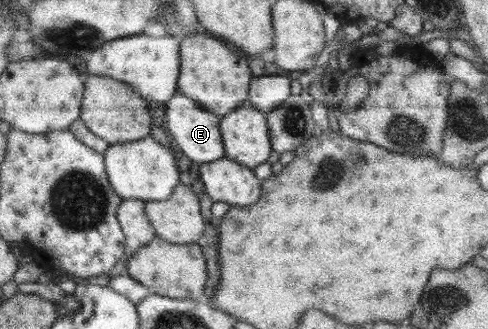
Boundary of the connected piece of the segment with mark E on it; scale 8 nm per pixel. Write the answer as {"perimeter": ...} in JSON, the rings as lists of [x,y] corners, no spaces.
{"perimeter":[[[177,93],[168,102],[168,128],[177,144],[180,144],[182,153],[194,162],[215,163],[227,157],[221,132],[221,119],[222,117],[216,113],[208,112],[199,101],[181,93]]]}

